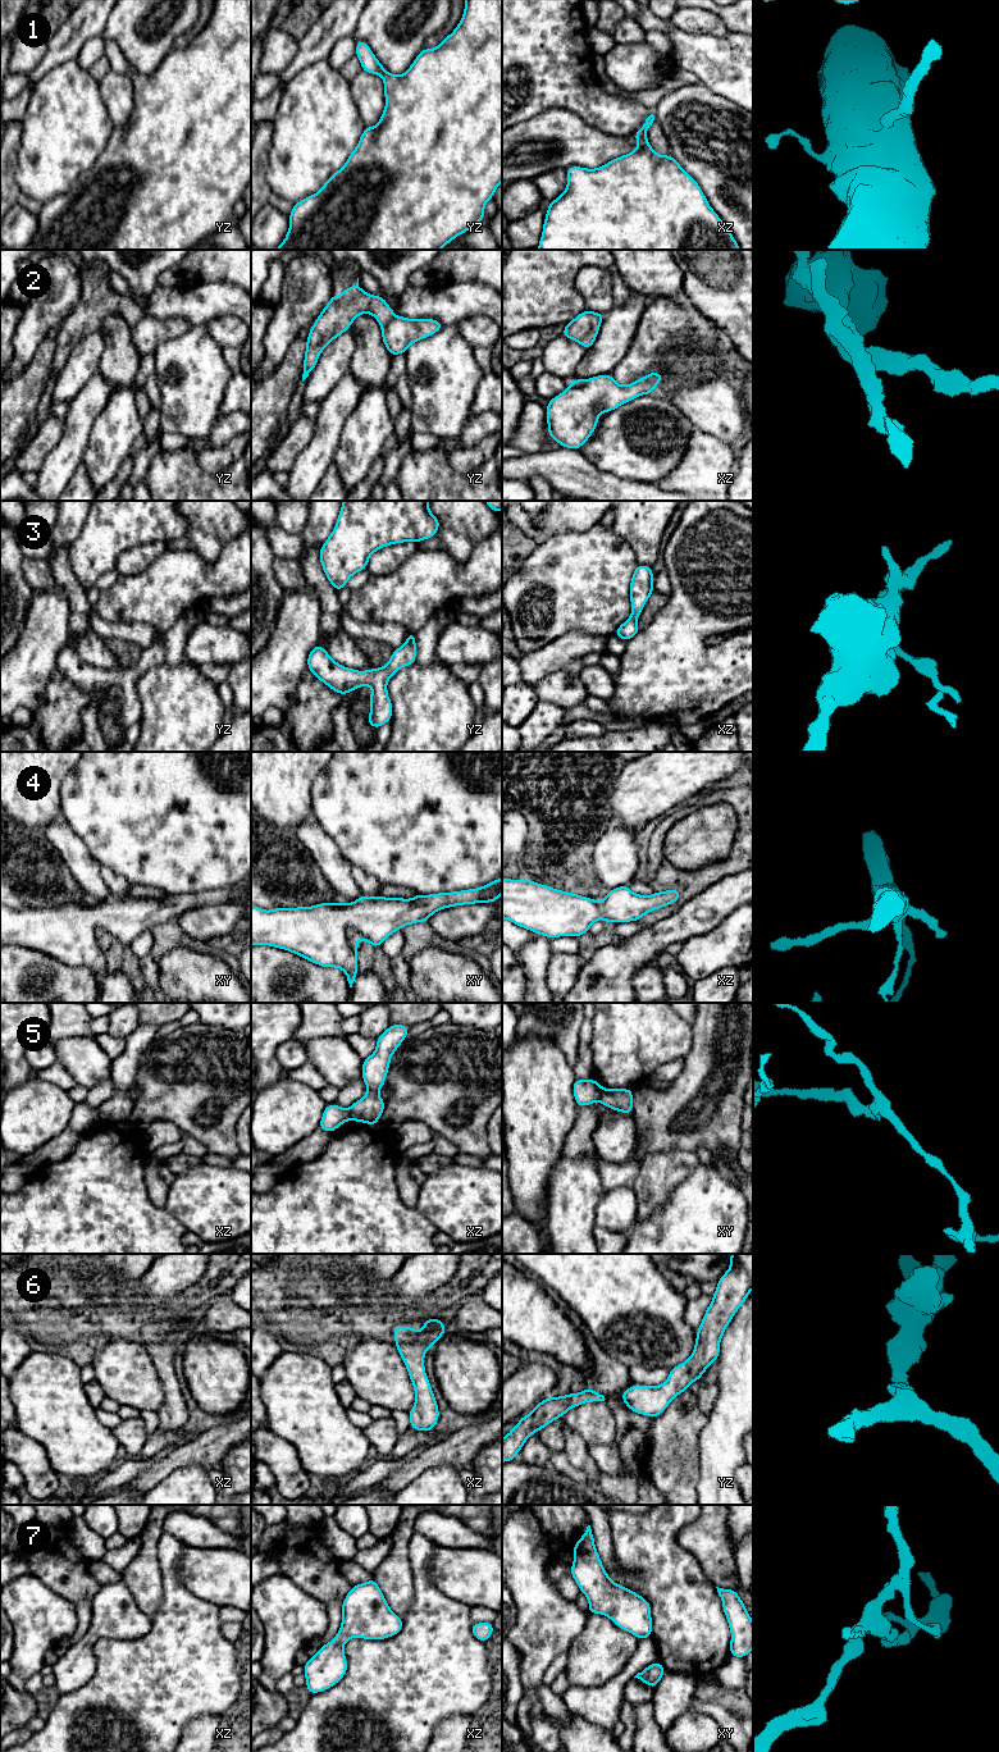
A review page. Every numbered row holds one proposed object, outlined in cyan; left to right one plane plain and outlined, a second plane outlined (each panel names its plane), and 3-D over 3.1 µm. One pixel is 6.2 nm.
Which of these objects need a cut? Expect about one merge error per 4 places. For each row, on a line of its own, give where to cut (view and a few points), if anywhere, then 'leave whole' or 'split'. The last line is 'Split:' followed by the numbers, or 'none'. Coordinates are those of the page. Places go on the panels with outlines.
1: no cut | leave whole
2: xz (585, 381), (578, 387), (569, 388) | split
3: no cut | leave whole
4: no cut | leave whole
5: xy (602, 1089), (598, 1100) | split
6: no cut | leave whole
7: no cut | leave whole
Split: 2, 5

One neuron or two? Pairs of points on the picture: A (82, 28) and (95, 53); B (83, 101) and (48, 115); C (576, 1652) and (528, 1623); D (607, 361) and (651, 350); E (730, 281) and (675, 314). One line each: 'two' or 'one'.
A: two
B: one
C: two
D: two
E: two

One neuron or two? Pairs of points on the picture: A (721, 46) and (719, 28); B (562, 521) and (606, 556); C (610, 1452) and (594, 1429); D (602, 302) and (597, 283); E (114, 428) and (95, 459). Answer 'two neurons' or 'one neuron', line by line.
A: two neurons
B: two neurons
C: two neurons
D: one neuron
E: one neuron

